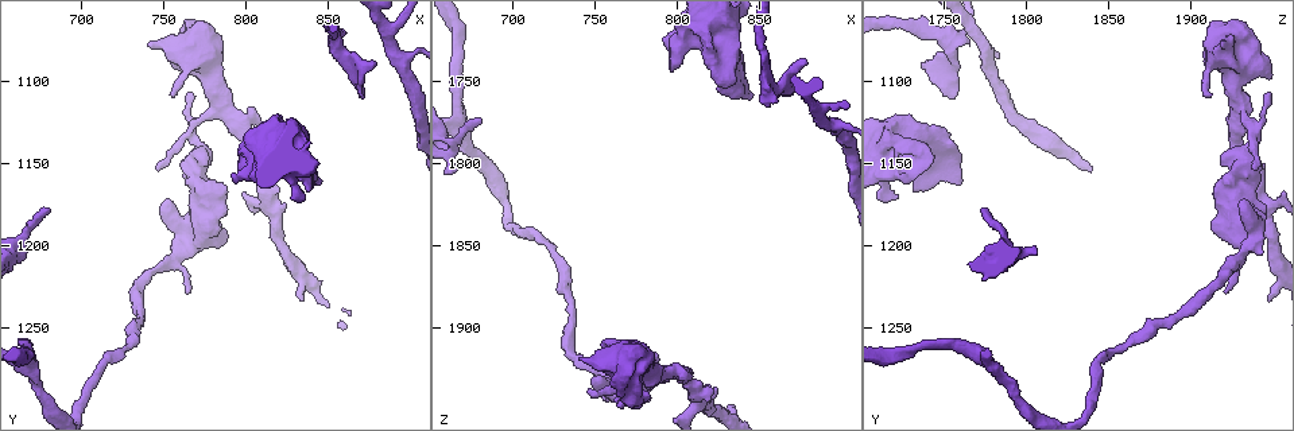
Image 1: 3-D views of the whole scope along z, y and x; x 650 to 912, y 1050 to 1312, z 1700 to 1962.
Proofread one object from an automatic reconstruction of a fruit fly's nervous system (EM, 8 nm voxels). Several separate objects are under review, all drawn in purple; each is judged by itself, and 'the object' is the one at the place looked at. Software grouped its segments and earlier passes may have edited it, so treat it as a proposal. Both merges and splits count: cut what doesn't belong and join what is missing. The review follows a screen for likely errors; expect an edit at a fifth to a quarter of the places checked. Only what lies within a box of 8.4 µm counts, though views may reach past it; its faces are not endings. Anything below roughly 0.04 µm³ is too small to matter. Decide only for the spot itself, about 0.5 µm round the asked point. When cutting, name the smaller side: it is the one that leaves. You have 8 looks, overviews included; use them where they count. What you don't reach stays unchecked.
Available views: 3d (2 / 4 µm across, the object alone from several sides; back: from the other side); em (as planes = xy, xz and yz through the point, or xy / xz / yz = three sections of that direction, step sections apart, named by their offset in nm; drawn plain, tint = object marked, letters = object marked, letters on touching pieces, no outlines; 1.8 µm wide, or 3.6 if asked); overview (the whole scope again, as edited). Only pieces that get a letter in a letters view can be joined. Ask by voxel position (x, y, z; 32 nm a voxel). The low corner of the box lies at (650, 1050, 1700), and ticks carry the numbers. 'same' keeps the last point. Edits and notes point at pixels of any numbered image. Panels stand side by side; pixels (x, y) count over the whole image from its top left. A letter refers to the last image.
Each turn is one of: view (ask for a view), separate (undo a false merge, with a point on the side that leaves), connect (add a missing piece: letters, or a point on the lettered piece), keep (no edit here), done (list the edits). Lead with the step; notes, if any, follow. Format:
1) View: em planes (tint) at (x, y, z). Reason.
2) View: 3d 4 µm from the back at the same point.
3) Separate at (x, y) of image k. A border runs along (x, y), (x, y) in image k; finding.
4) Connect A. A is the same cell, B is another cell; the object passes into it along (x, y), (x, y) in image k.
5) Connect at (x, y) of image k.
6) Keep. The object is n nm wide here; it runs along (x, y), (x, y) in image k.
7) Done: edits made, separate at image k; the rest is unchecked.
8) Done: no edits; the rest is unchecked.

View: em xz step 16 (letters) at (742, 1076, 1918). An open end.

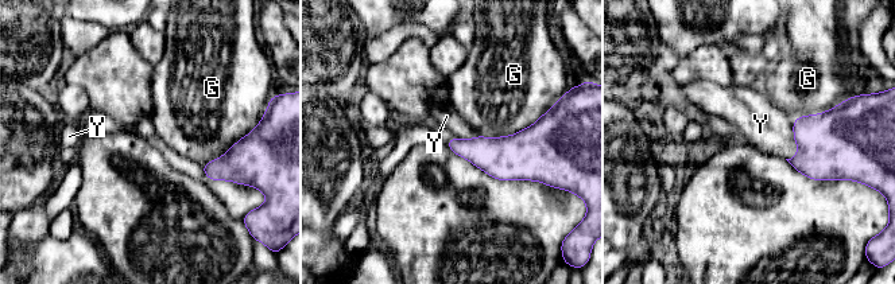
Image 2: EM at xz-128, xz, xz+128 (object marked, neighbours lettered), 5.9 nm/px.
View: em planes (letters) at the same point. Cut it another way.

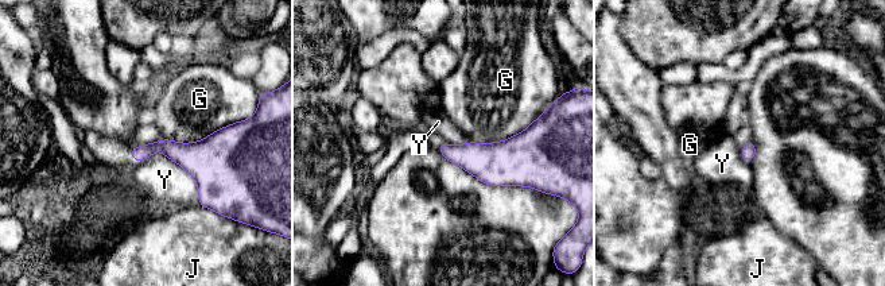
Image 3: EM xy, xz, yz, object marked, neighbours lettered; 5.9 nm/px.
Keep. G, J and Y are other cells; a border runs along (135, 159), (162, 151), (198, 201) in image 3; none of them fits.

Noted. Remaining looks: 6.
View: 3d 2 µm at (808, 1124, 1932). Branch stops here.

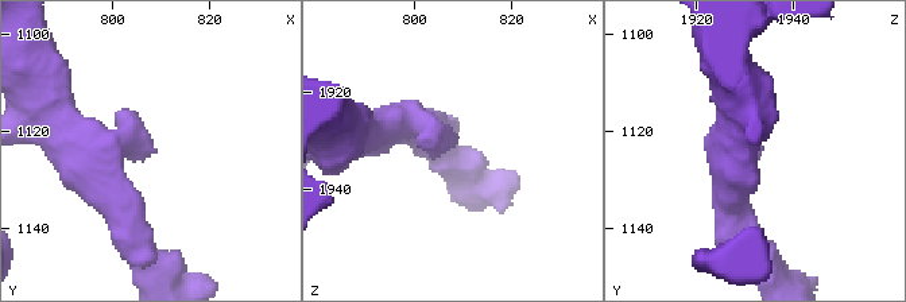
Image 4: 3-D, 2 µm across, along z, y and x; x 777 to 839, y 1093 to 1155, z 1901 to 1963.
View: em planes (letters) at (808, 1124, 1931). Now the EM.

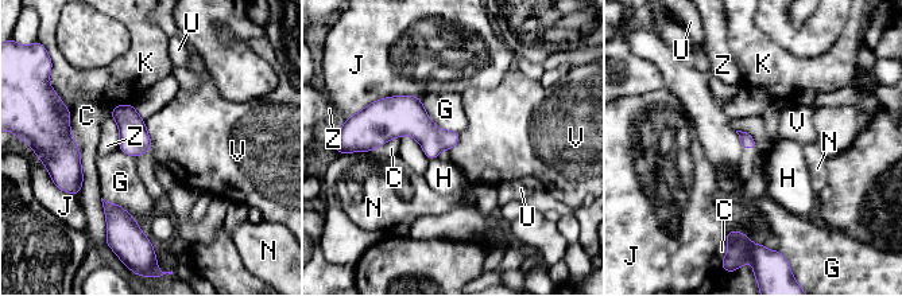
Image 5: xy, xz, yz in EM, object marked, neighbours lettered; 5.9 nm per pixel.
Keep. C, G, H, J, K, N, U, V and Z are other cells; a border runs along (736, 129), (746, 131), (757, 147) in image 5; no lettered piece goes on from it.

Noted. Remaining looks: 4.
View: em xy step 4 (tint) at (836, 1170, 1724). Free end.

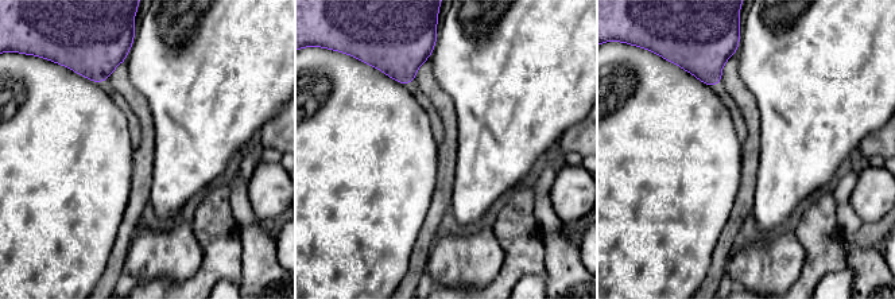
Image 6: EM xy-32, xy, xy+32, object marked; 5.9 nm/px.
View: em planes (letters) at the same point.

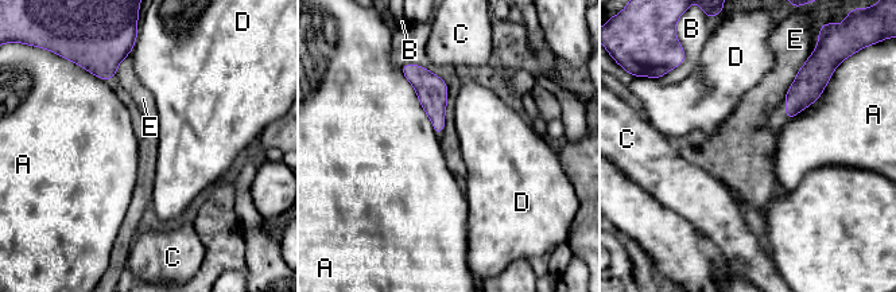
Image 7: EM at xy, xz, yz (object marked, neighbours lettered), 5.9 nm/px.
Keep. The longest contact is with A, 440 nm; A, B, C, D and E are other cells; a border runs along (400, 69), (437, 133) in image 7; none of them fits.

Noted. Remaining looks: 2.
Done: no edits; the rest is unchecked.

